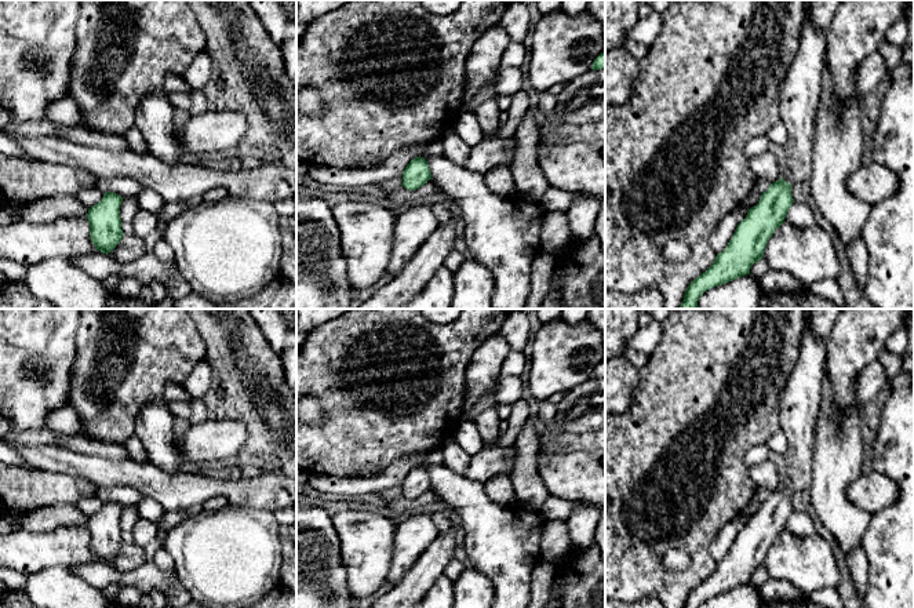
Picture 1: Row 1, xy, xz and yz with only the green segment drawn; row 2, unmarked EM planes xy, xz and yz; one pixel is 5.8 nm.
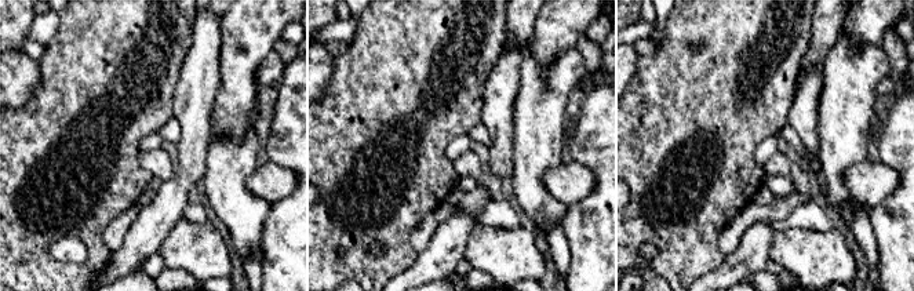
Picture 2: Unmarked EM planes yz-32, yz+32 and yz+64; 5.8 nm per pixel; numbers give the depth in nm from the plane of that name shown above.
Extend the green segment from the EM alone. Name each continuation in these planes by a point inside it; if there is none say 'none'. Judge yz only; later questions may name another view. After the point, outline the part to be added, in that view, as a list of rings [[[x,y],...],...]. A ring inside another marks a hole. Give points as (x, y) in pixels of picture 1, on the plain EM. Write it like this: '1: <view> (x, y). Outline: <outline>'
1: yz (803, 394). Outline: [[[804,331],[801,352],[780,398],[779,426],[787,438],[786,478],[783,488],[791,494],[812,484],[815,425],[823,400],[823,376],[827,369],[827,346]]]

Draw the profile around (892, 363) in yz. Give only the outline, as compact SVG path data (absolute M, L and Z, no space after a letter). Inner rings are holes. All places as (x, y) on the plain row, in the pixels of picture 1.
M884 347L877 361L884 367L886 376L889 381L896 376L899 372L902 372L904 358L902 354L892 353L886 347Z

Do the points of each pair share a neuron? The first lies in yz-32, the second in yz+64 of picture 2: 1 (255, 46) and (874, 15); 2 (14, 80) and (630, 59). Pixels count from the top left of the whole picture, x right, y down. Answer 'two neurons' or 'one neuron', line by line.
1: one neuron
2: one neuron

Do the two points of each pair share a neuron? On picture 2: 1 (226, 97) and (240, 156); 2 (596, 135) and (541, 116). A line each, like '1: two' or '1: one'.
1: two
2: two

